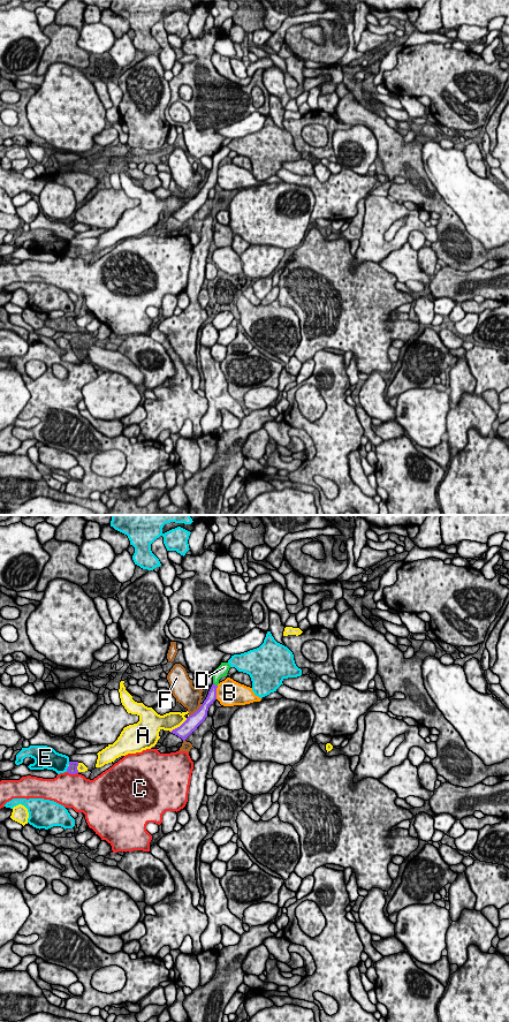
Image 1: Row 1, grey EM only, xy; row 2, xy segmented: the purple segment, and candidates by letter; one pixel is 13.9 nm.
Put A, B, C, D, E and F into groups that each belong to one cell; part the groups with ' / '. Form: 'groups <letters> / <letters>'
groups A / B / C / D / E / F

